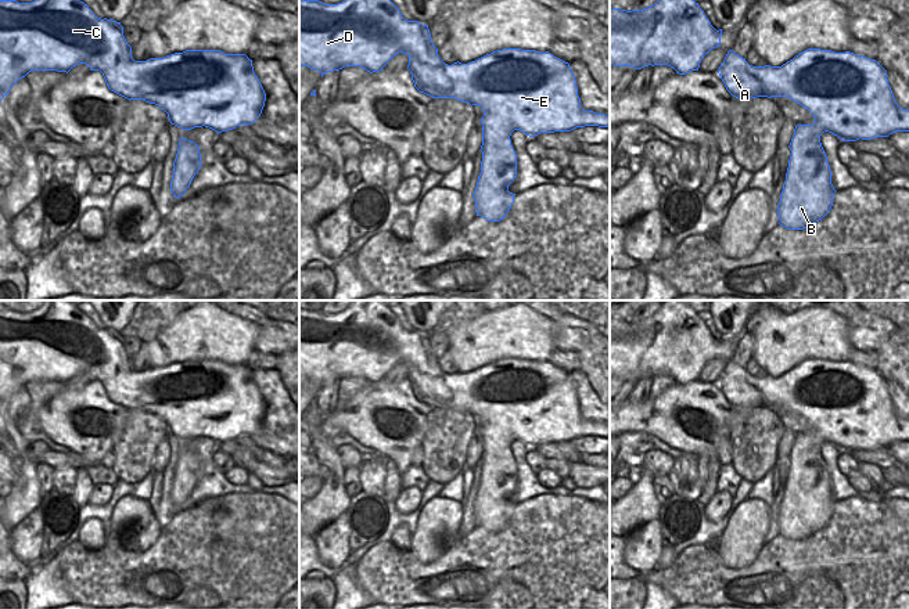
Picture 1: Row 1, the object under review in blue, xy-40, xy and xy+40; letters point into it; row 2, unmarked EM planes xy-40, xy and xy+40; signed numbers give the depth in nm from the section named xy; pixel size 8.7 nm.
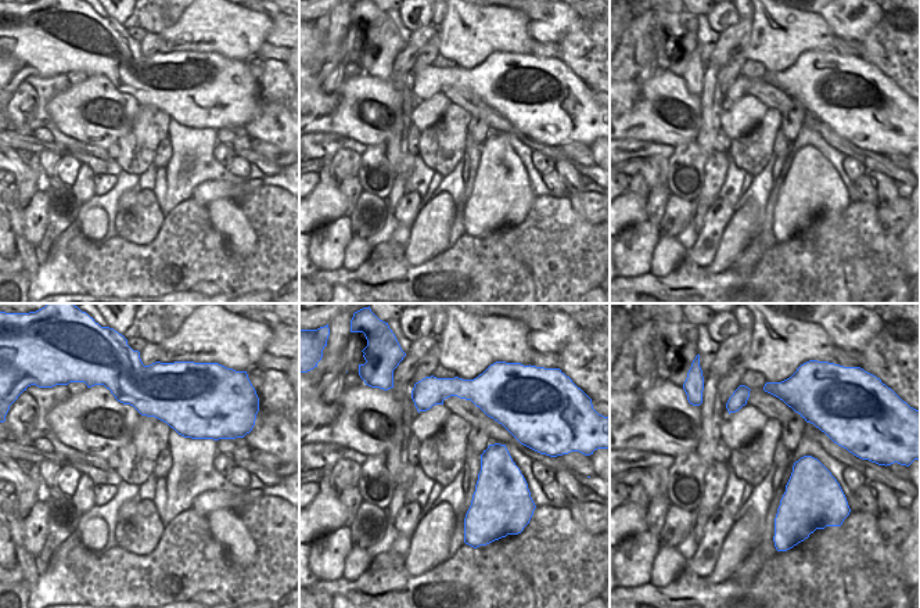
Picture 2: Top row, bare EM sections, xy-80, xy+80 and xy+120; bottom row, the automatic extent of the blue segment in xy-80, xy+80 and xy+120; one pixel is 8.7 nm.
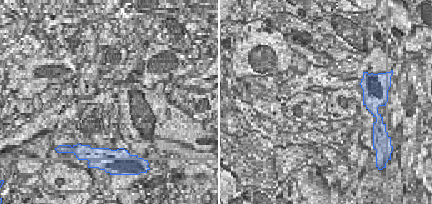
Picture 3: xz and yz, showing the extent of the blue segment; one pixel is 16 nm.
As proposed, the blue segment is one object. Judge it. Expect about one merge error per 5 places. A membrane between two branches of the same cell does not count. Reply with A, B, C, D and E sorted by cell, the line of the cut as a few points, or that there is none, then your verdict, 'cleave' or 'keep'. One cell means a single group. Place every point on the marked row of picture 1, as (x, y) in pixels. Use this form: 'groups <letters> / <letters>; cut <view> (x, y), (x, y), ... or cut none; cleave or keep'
groups A B C D E; cut none; keep

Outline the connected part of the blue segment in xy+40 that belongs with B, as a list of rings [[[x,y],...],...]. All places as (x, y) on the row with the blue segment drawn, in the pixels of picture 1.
[[[808,48],[782,66],[752,66],[745,58],[729,50],[718,73],[726,90],[736,98],[757,97],[788,97],[806,108],[815,122],[812,125],[797,125],[790,143],[791,156],[786,173],[786,181],[777,205],[780,226],[788,230],[804,230],[822,220],[833,206],[833,195],[837,192],[831,184],[831,170],[820,136],[829,131],[842,141],[872,140],[888,137],[895,131],[909,131],[909,109],[901,108],[888,84],[887,71],[876,61],[854,53],[834,53],[831,50]]]

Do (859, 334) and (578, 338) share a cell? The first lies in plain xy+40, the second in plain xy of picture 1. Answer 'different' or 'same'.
same

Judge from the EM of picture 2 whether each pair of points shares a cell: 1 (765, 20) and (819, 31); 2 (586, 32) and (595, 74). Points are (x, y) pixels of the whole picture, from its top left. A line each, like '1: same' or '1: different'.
1: same
2: same

